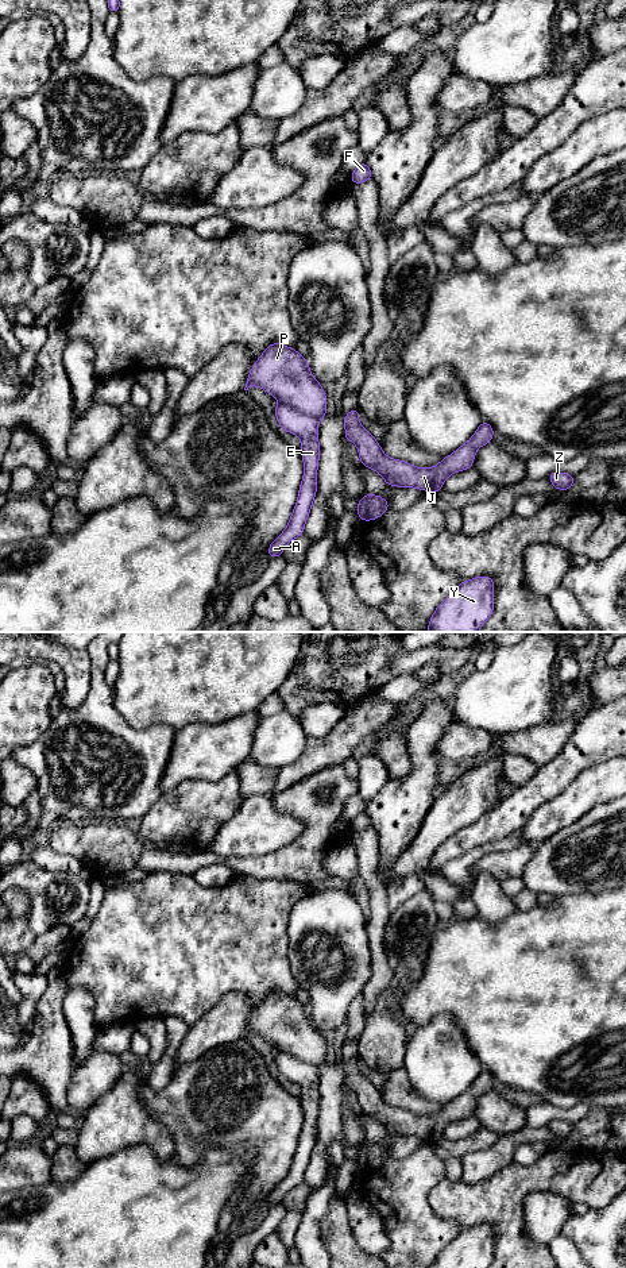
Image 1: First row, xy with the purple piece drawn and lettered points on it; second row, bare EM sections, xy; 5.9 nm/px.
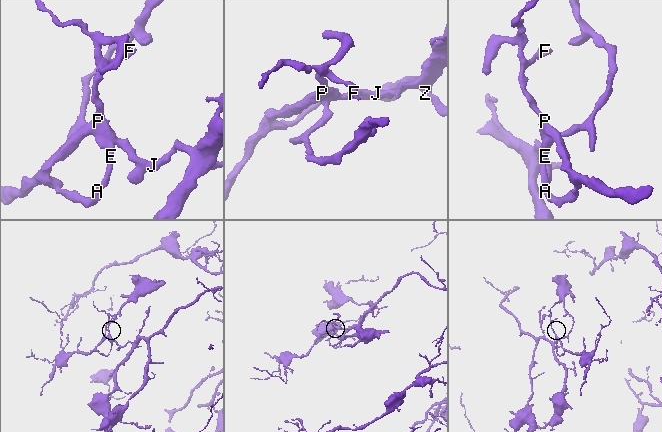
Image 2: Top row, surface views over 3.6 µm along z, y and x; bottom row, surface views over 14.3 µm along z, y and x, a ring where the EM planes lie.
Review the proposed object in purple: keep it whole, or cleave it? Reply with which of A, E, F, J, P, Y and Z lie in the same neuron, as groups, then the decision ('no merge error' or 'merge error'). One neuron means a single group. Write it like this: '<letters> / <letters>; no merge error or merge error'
A E / F J P Y Z; merge error

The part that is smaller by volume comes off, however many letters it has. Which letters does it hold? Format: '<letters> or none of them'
A, E

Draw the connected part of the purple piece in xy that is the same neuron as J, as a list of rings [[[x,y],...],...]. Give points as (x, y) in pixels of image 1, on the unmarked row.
[[[358,1056],[344,1064],[344,1074],[345,1088],[356,1092],[363,1114],[378,1119],[390,1134],[416,1136],[430,1141],[441,1138],[451,1122],[472,1115],[478,1097],[488,1092],[495,1083],[492,1075],[483,1069],[474,1084],[453,1102],[443,1106],[434,1115],[421,1117],[386,1105],[375,1086],[359,1071]]]

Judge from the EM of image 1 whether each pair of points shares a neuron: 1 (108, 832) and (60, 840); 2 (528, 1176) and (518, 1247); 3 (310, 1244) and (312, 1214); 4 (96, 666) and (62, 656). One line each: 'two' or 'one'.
1: one
2: one
3: one
4: two

